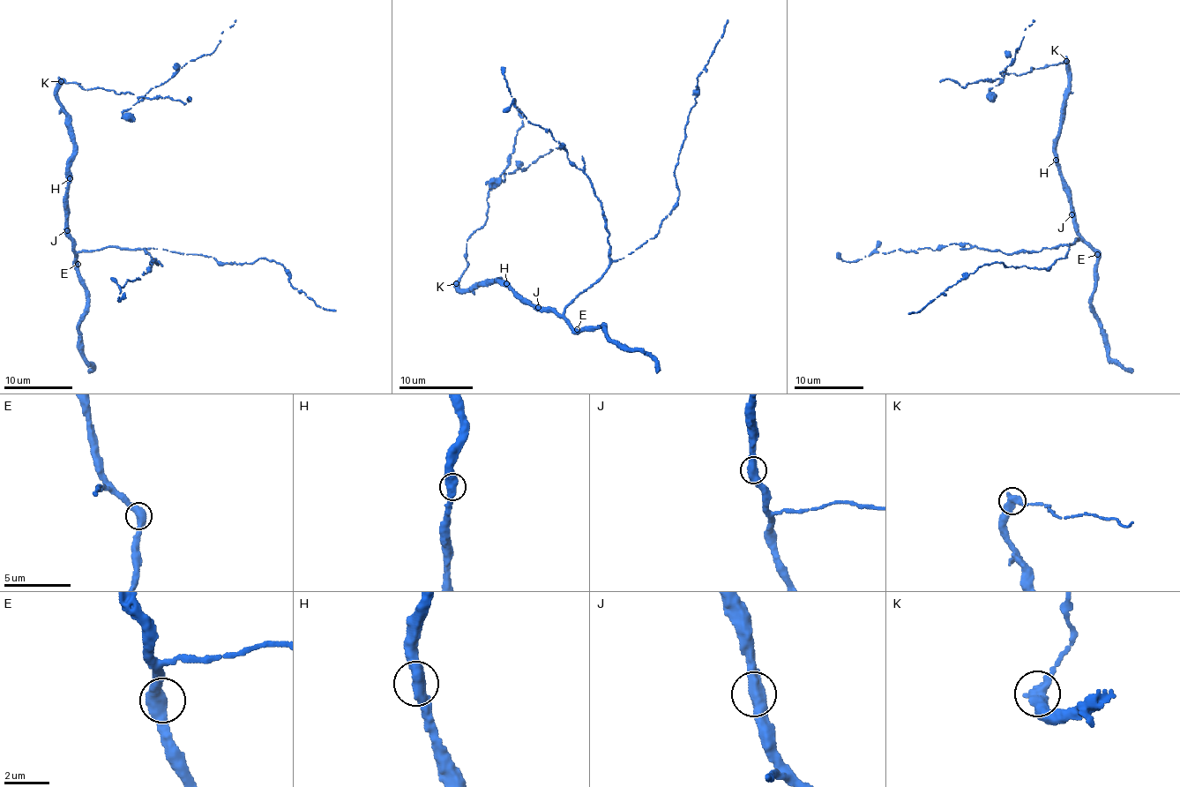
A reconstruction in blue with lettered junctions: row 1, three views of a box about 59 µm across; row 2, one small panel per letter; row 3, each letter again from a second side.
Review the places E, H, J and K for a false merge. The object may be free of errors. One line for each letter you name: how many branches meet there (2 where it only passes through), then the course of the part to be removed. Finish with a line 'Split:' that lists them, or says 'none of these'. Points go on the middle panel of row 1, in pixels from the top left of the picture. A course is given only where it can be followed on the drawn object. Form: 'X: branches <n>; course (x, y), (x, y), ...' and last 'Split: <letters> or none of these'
K: branches 2; course (455, 284), (467, 266), (466, 243), (485, 222), (489, 192), (505, 174), (560, 148)
Split: K

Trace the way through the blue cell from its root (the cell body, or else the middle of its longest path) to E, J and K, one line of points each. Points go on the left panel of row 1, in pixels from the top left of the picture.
E: (67, 217), (69, 236), (78, 264)
J: (67, 217), (67, 230)
K: (67, 217), (67, 168), (73, 151), (73, 138), (69, 116), (57, 97), (60, 80)

